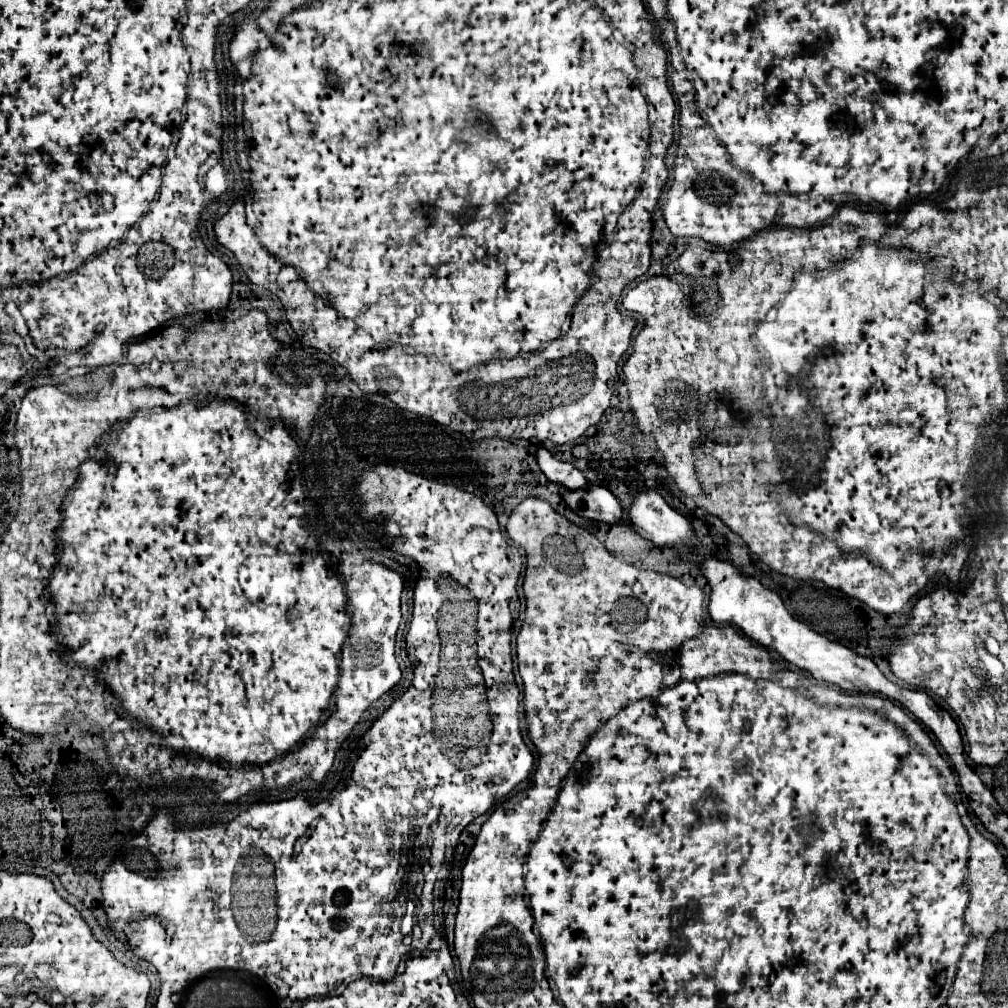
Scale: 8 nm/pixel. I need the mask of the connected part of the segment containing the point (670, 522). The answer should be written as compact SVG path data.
M638 491L628 507L628 519L632 529L652 541L656 547L696 539L688 519L670 509L656 491Z

